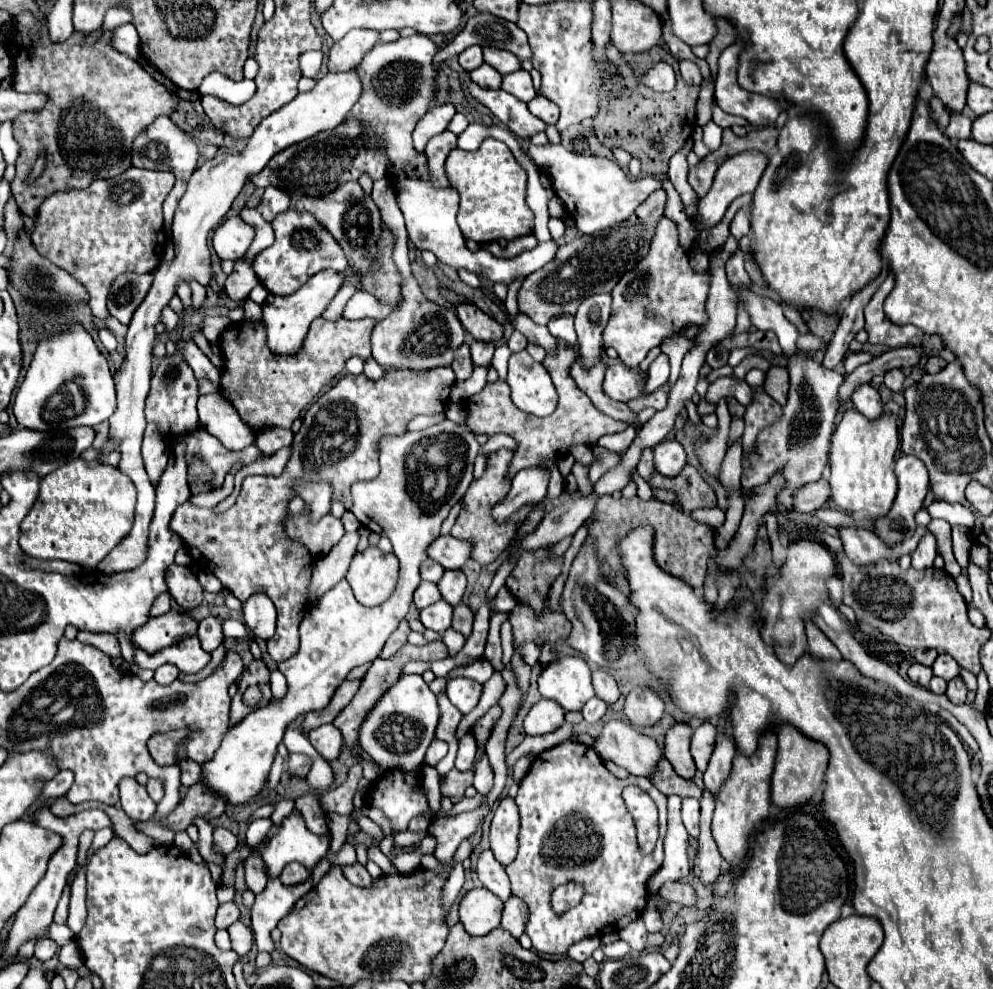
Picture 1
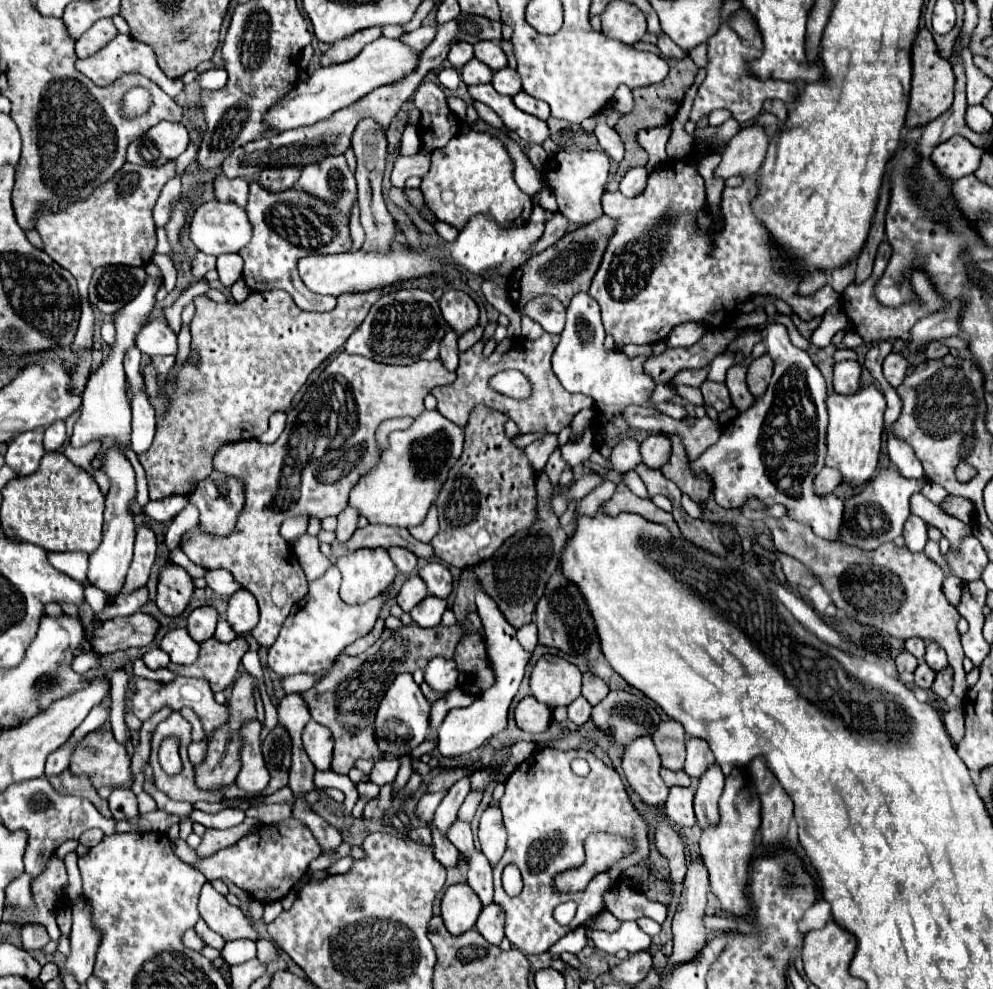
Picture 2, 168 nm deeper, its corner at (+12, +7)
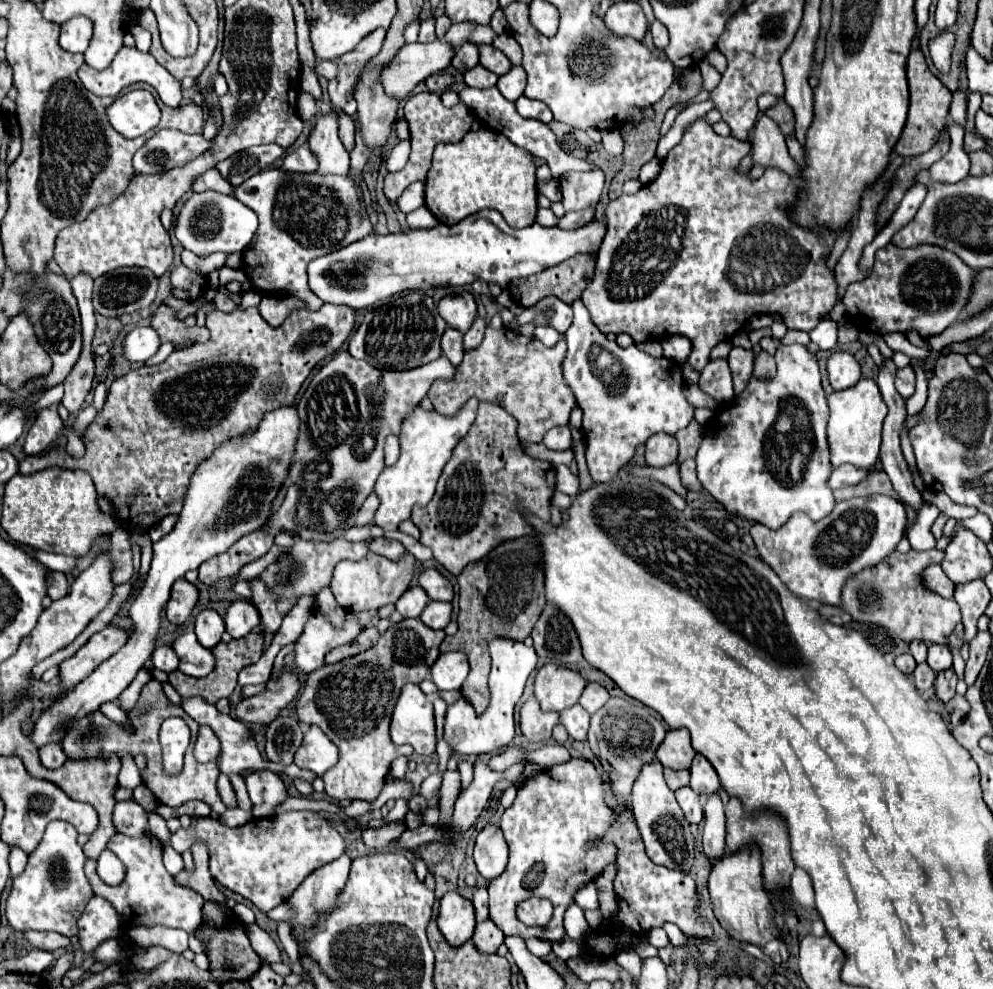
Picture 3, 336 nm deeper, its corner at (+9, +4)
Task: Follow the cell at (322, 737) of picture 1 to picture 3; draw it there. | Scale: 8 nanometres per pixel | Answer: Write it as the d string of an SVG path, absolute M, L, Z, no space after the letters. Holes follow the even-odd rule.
M308 727L304 733L304 741L294 755L294 763L300 769L312 771L316 777L322 777L328 767L334 767L338 761L336 745L316 727Z

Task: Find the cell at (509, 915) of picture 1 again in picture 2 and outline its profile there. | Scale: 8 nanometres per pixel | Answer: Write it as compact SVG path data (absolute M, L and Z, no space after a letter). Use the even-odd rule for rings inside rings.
M489 904L481 910L475 928L491 944L499 944L503 940L503 924L505 924L505 918L501 918L501 908L497 904Z

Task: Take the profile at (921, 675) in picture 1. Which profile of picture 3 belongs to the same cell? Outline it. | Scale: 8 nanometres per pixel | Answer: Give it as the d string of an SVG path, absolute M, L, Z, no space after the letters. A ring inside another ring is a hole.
M904 653L904 655L898 655L898 657L896 657L894 665L896 665L902 673L910 675L910 673L914 671L914 667L916 667L916 661L914 661L914 657L912 657L910 653Z

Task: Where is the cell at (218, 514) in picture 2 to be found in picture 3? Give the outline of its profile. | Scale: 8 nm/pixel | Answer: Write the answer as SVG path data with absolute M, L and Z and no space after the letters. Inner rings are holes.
M294 405L268 411L260 419L260 425L248 433L248 437L224 441L212 451L212 457L198 465L196 473L190 477L188 493L184 493L184 505L178 513L174 529L152 545L154 555L150 571L128 609L128 617L132 619L128 641L110 659L98 665L92 675L88 675L82 683L78 683L62 699L56 699L44 711L30 735L36 747L60 743L64 737L64 725L70 721L70 717L84 717L90 711L98 711L104 701L116 699L134 681L136 673L154 653L154 641L160 629L160 613L170 599L170 587L176 579L184 577L184 573L190 569L198 569L210 557L224 553L240 537L266 525L272 501L276 499L284 477L288 477L298 431L300 419Z

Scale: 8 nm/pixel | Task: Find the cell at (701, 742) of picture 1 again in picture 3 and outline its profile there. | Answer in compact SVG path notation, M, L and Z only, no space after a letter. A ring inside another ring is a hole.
M700 753L694 757L690 767L690 787L700 795L712 795L720 789L720 781L714 767Z

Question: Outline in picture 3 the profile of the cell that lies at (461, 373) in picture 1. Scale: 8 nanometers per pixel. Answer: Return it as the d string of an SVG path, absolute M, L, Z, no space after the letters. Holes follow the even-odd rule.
M448 327L444 331L444 337L442 337L442 351L444 355L450 359L452 365L458 365L464 357L464 347L462 347L462 333L458 329L452 329Z

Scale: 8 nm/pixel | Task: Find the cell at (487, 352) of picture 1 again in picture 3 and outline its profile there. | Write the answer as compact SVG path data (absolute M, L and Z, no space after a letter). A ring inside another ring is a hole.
M476 317L474 323L472 323L472 327L464 333L464 349L466 351L468 349L476 349L482 343L484 329L486 329L486 321L482 317Z

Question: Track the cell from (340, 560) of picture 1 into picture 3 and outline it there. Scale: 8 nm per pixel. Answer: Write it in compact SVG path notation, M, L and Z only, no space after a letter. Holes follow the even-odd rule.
M372 493L372 495L364 501L364 505L360 507L360 511L358 511L358 515L356 515L356 527L364 527L364 525L372 523L378 505L380 505L380 499L376 497L376 493Z

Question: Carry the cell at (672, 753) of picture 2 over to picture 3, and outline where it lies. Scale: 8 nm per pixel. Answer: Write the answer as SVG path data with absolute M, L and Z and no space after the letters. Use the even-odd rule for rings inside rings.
M670 729L656 751L656 759L670 769L688 769L694 755L688 729Z

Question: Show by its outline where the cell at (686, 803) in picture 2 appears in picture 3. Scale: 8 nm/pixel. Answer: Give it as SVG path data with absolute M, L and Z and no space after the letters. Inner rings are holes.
M682 787L676 791L676 799L686 815L686 819L692 823L692 825L698 825L704 817L702 813L702 805L700 805L700 797L690 789L690 787Z

